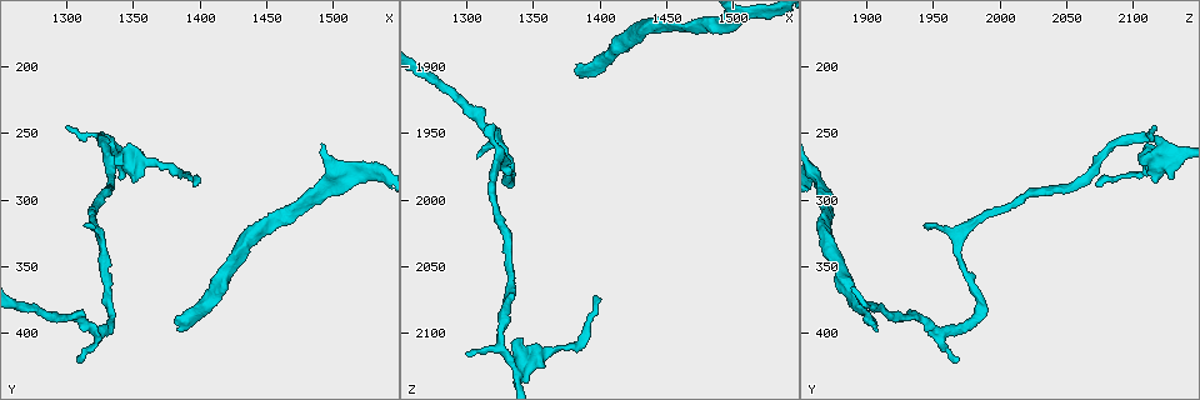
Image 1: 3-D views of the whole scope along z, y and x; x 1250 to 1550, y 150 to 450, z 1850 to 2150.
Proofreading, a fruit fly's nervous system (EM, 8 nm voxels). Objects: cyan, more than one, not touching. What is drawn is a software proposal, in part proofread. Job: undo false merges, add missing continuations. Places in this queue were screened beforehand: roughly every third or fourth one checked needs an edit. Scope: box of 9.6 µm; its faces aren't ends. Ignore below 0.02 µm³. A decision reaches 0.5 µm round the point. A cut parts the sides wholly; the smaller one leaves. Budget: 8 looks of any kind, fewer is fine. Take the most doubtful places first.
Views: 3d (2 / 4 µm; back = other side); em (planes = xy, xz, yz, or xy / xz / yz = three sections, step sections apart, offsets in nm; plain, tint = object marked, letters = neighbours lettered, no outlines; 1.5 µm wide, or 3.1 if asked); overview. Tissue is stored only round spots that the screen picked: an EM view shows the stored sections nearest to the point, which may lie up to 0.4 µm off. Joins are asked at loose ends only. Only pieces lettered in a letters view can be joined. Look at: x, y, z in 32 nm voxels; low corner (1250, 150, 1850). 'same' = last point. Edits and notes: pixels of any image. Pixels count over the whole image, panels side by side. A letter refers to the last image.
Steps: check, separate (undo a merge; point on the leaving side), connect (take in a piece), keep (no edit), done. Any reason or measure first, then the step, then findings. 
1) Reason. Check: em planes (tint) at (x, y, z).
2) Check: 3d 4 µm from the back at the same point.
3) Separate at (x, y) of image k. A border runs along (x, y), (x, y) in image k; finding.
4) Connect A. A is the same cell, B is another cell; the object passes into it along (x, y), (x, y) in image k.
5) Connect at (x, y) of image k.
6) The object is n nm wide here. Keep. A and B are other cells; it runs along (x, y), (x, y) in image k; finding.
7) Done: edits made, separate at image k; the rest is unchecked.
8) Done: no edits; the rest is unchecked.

Free end. Check: 3d 2 µm at (1388, 398, 1910).

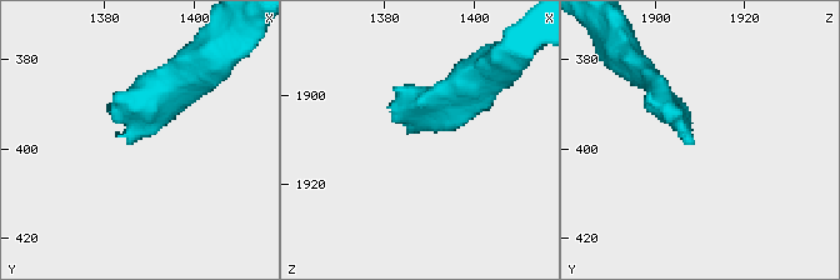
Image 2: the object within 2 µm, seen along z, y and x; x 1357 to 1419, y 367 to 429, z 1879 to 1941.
Check: em planes (letters) at (1385, 398, 1907).

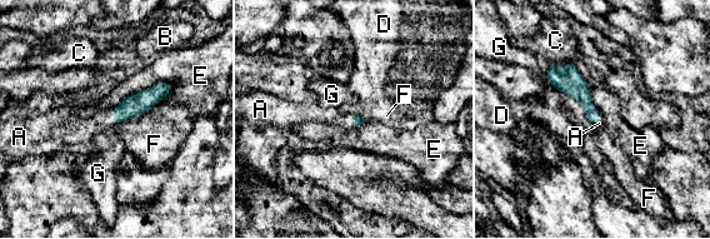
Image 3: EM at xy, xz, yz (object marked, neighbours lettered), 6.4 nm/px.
The longest contact is with E, 420 nm. Connect A. A is the same cell, B, C, D, E, F and G are other cells; the neuron continues.

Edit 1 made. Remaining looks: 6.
Sharp bend. Check: em planes (letters) at (1332, 384, 1984).

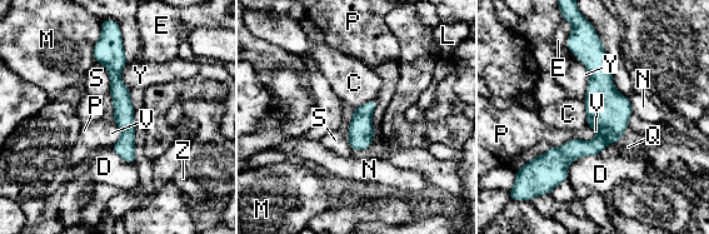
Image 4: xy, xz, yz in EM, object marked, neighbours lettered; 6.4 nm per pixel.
Keep. C, D, E, L, M, N, P, Q, S, V, Y and Z are other cells; a border runs along (587, 124), (595, 137), (585, 142) in image 4; continuous, no second neuron.

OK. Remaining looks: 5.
Tapers out. Check: em xy step 4 (tint) at (1322, 322, 1942).

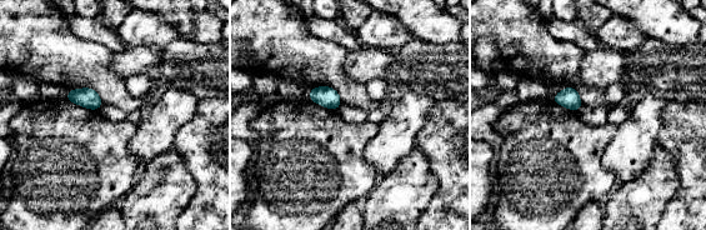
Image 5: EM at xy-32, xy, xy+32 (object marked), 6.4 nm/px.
Another direction. Check: em planes (letters) at the same point.

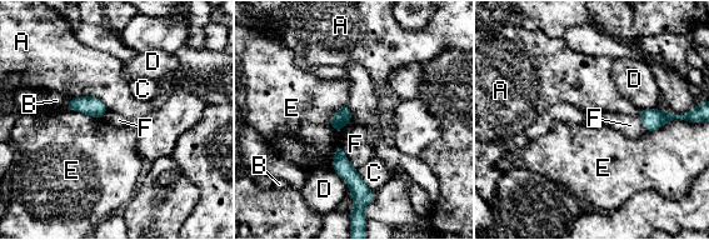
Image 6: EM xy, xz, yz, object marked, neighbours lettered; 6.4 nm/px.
The object is 110 nm wide here. Keep. A, B, C, D, E and F are other cells; a border runs along (346, 104), (334, 114), (331, 129) in image 6; none of them fits.

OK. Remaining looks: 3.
Done: edits made, connect at image 3; the rest is unchecked.

